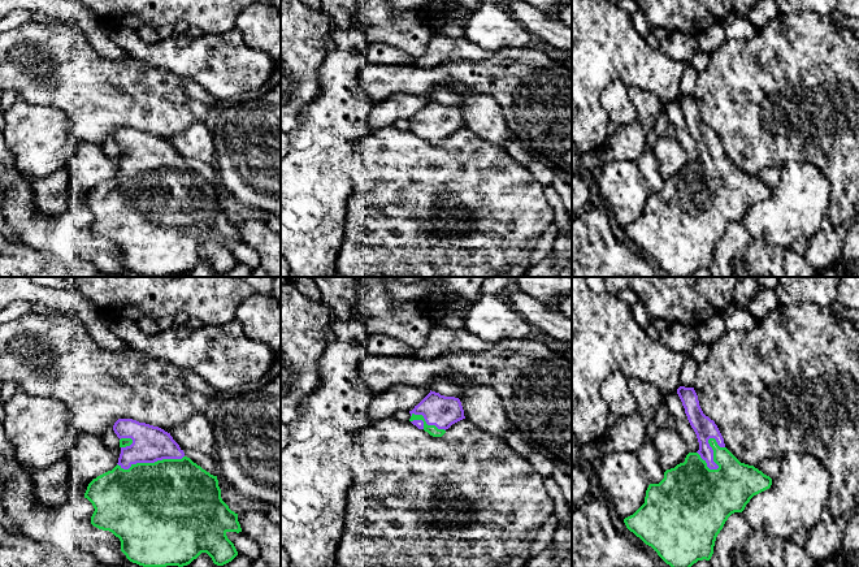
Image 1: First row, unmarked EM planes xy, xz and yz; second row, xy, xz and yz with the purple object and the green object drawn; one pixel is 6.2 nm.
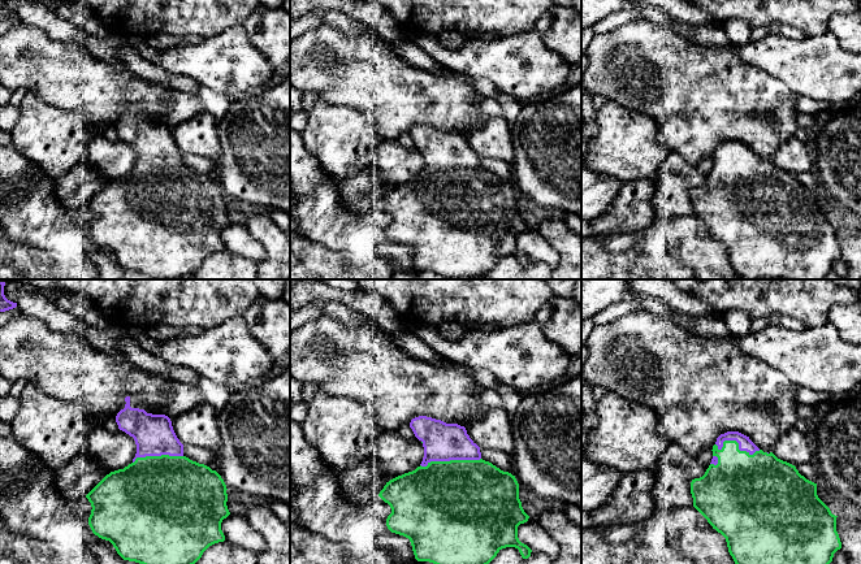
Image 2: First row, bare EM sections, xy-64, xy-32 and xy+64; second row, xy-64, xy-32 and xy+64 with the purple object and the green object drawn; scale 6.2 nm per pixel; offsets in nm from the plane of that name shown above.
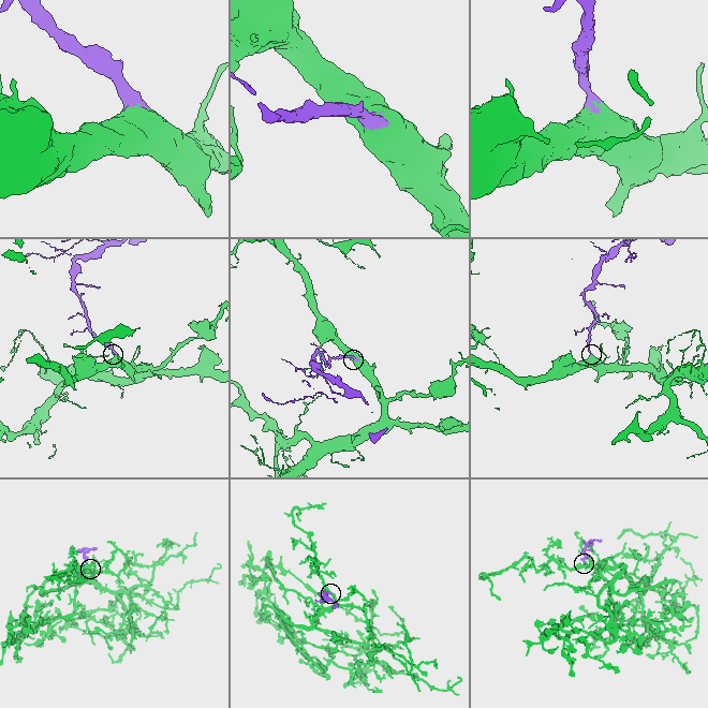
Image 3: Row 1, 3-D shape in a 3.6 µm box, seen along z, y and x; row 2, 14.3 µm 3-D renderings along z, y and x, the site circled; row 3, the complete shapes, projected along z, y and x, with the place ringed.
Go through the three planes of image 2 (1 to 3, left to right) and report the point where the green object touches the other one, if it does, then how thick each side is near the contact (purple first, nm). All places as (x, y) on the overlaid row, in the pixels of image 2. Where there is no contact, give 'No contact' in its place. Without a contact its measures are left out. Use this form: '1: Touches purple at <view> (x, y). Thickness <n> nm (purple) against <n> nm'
1: Touches purple at xy-64 (156, 455). Thickness 240 nm (purple) against 500 nm
2: Touches purple at xy-32 (450, 459). Thickness 240 nm (purple) against 480 nm
3: Touches purple at xy+64 (738, 442). Thickness 80 nm (purple) against 360 nm

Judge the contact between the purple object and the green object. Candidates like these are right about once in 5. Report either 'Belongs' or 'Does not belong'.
Belongs

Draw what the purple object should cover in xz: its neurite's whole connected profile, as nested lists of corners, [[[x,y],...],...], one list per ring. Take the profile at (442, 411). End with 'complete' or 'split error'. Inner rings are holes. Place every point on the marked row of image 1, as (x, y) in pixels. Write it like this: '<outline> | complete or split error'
[[[431,390],[409,414],[409,421],[433,437],[442,437],[452,424],[465,419],[459,398]]] | split error

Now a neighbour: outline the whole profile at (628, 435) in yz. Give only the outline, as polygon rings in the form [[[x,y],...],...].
[[[629,377],[637,410],[629,416],[621,416],[608,428],[598,442],[600,456],[612,453],[637,453],[646,440],[646,429],[654,419],[664,394],[652,384]]]

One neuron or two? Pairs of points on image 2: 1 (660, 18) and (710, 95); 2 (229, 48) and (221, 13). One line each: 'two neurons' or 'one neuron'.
1: two neurons
2: two neurons

